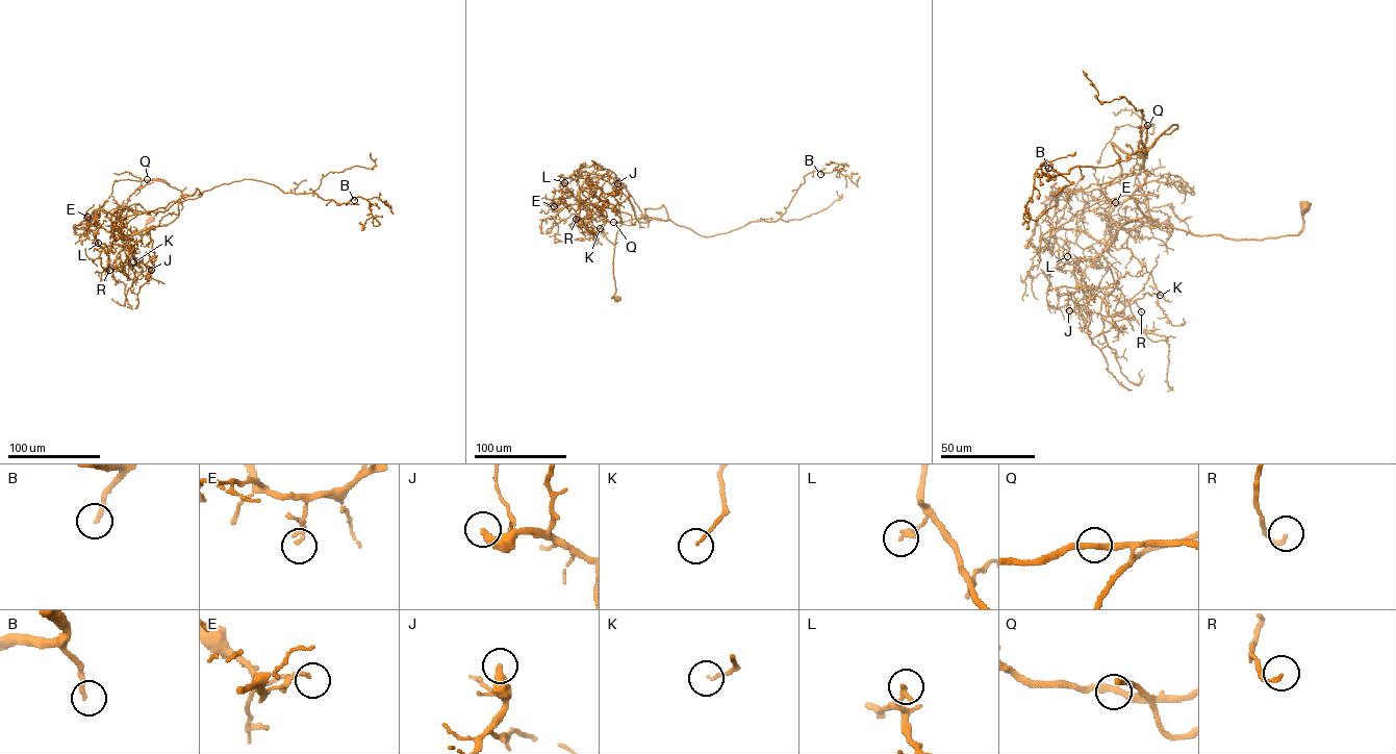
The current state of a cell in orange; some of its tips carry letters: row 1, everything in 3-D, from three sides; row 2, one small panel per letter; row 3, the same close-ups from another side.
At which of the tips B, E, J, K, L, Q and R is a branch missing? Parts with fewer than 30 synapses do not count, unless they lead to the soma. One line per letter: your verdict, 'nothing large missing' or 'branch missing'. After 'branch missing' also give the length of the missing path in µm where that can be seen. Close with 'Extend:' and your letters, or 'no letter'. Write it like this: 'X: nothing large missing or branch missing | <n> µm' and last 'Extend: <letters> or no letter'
B: branch missing | 15 µm
E: nothing large missing
J: branch missing | 30 µm
K: nothing large missing
L: nothing large missing
Q: nothing large missing
R: nothing large missing
Extend: B, J

